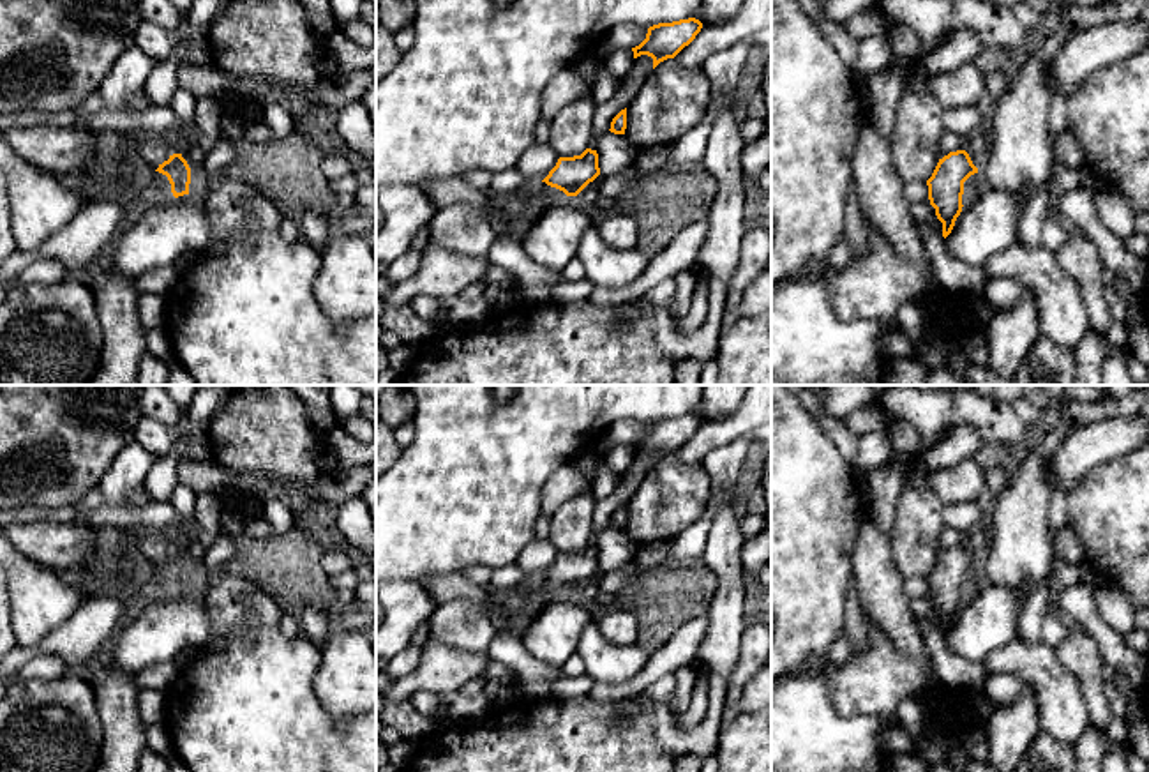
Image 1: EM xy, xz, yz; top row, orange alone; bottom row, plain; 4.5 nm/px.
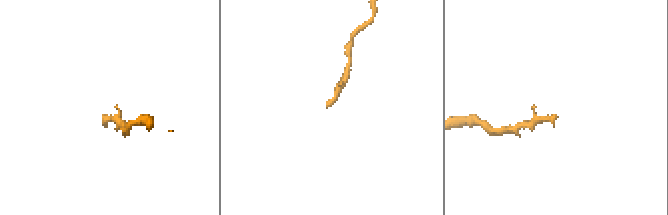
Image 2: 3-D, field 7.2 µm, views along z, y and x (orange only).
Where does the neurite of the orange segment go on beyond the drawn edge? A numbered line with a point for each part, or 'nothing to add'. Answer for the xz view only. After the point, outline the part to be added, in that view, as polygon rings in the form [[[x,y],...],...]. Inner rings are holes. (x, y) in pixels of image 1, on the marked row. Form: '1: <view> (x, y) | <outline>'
1: xz (539, 196) | [[[462,177],[425,180],[417,185],[438,208],[452,203],[466,203],[477,210],[485,210],[496,231],[496,238],[510,235],[517,242],[522,242],[522,237],[547,207],[567,198],[563,191],[547,185],[545,182],[535,182],[528,191],[522,193],[524,205],[521,214],[515,219],[510,219],[505,196],[475,189],[468,185]]]

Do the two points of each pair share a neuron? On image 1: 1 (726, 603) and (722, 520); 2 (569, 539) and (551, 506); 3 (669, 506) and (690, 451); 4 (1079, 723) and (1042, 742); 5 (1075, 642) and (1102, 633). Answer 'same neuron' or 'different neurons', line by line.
1: same neuron
2: different neurons
3: different neurons
4: different neurons
5: different neurons

